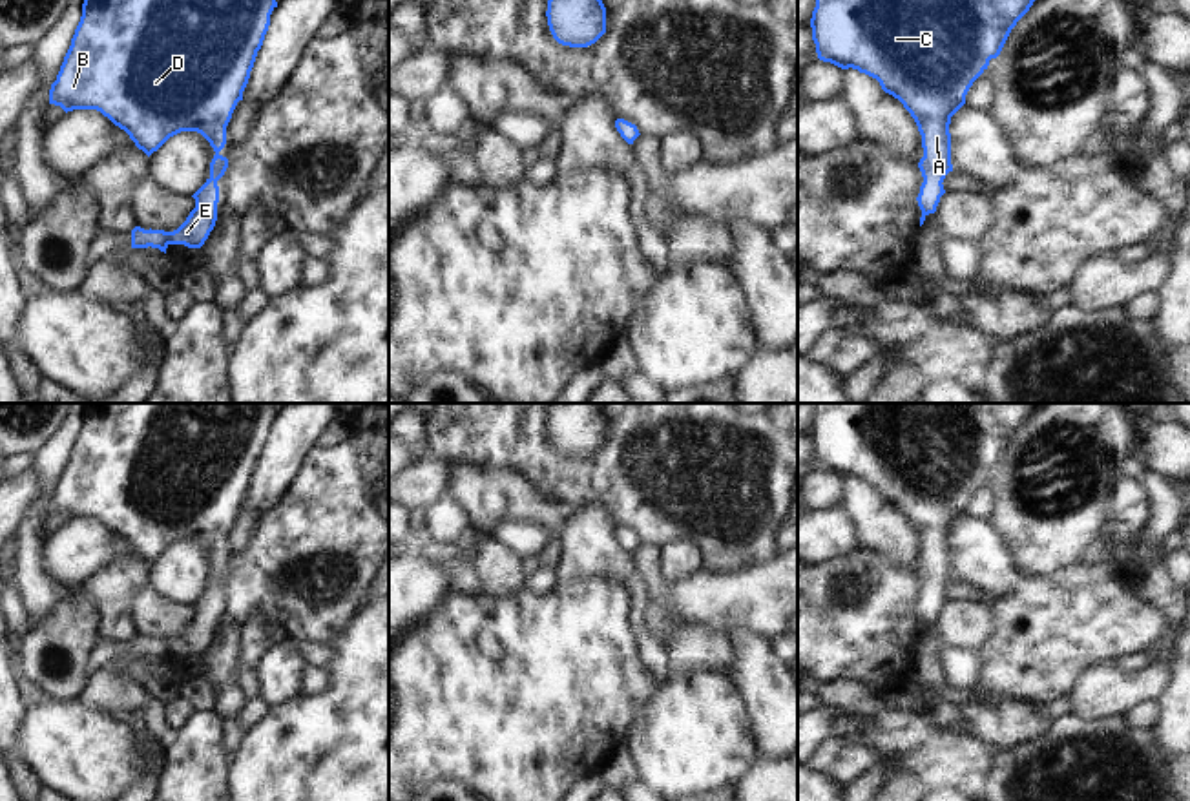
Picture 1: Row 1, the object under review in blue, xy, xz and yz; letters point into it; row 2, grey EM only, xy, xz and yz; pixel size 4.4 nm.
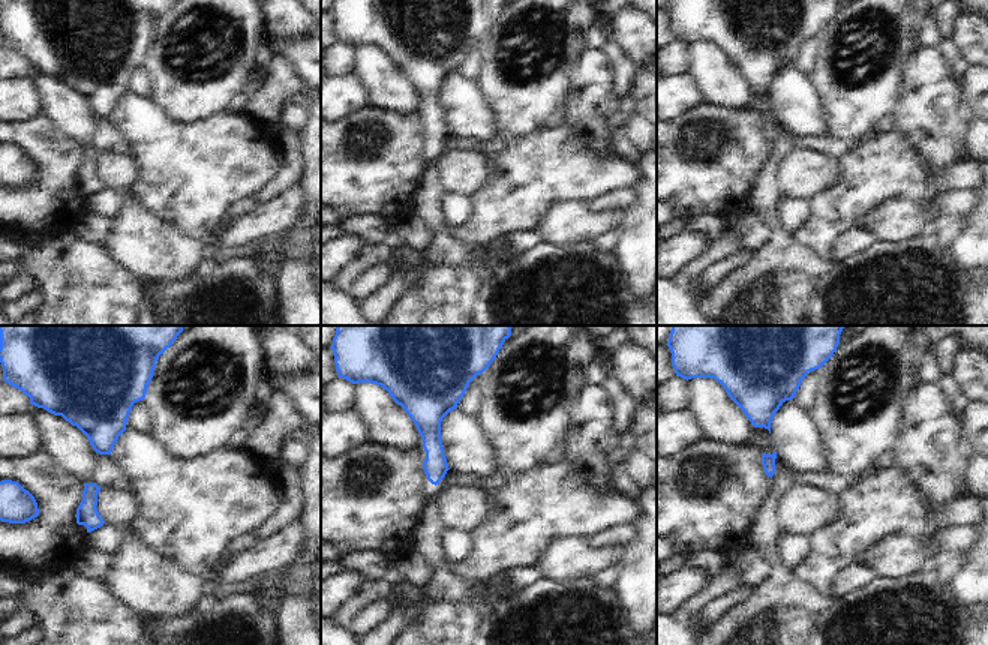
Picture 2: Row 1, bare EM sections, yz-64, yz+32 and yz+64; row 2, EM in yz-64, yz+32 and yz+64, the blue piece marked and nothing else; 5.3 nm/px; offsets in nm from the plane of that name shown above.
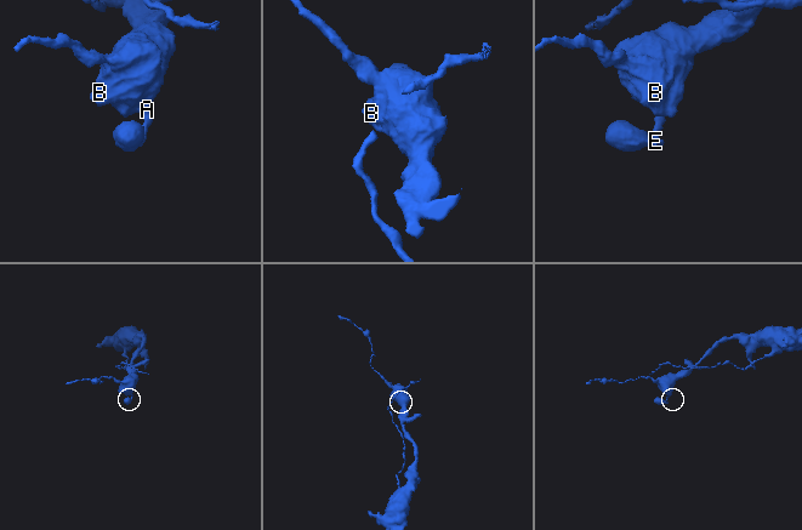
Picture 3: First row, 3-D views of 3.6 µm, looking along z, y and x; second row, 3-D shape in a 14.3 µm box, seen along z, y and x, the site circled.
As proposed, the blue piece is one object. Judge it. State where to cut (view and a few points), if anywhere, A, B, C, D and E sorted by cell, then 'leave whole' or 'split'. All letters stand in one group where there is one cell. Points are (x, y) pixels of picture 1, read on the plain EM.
no cut | A B C D E | leave whole

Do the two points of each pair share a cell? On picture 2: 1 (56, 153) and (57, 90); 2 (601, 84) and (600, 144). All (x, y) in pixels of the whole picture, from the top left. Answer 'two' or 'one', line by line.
1: two
2: one

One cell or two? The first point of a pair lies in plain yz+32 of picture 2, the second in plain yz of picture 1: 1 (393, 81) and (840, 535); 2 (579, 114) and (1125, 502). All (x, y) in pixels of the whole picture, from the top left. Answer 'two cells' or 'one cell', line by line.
1: two cells
2: one cell

